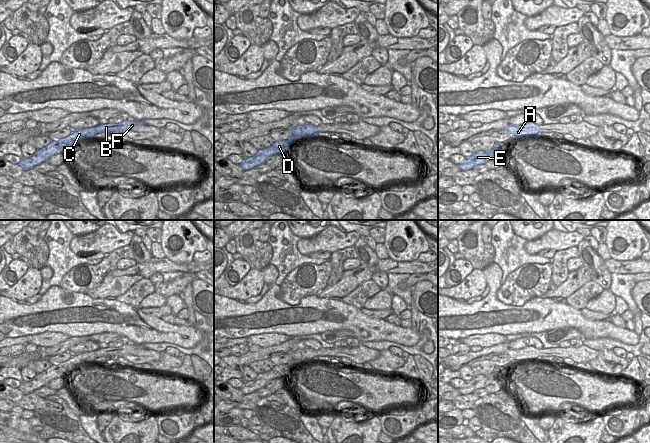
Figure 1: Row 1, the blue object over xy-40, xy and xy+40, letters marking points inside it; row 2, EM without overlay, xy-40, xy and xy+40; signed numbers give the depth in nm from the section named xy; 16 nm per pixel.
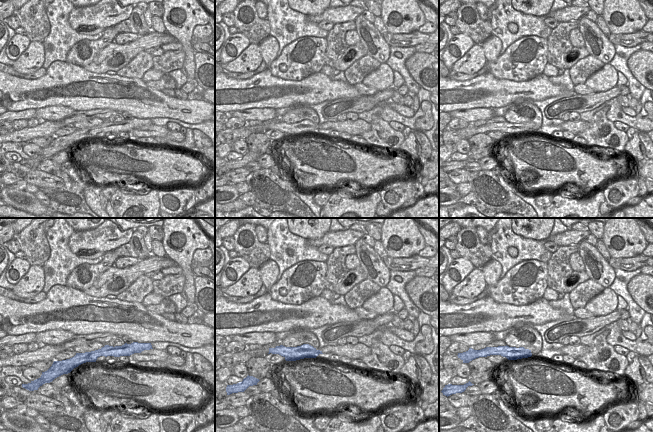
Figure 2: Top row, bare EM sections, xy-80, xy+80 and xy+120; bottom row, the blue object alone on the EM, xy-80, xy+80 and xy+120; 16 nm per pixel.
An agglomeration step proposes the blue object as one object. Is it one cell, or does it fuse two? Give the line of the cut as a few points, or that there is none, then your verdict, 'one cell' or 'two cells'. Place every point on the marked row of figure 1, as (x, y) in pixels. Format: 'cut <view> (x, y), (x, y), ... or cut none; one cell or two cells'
cut xy+40 (523, 124), (529, 130), (528, 136); two cells

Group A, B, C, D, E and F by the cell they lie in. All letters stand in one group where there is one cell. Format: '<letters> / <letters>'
A / B C D E F

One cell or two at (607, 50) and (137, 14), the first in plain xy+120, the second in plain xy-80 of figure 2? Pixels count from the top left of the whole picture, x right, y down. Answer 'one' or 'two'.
one

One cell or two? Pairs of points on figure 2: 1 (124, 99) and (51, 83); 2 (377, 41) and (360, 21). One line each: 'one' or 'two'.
1: one
2: one

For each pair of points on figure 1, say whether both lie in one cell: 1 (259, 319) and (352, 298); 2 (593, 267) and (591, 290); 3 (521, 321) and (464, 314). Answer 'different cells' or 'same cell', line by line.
1: different cells
2: different cells
3: same cell

